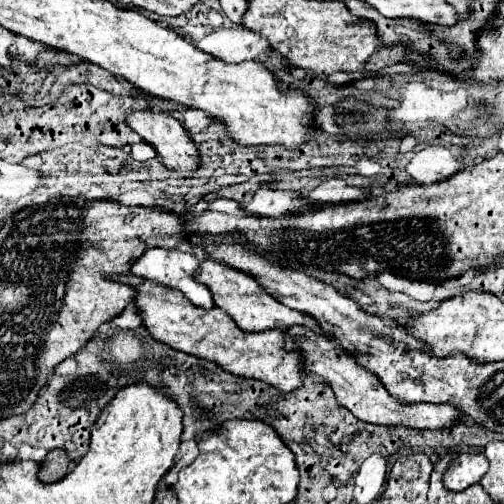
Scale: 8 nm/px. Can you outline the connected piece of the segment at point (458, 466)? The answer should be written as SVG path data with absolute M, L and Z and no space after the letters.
M457 454L443 474L443 486L451 490L461 490L461 484L471 486L481 480L489 464L483 454Z

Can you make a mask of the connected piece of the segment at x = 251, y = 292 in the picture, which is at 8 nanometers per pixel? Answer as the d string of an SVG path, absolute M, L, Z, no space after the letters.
M205 260L199 268L199 282L207 284L207 288L211 288L213 300L219 308L223 308L243 332L265 332L265 330L289 330L293 326L305 326L311 332L325 336L325 338L333 338L331 332L323 332L323 328L317 324L317 320L305 312L299 310L291 310L285 304L281 304L277 298L273 298L253 276L247 276L247 272L235 270L231 266L225 266L217 260Z

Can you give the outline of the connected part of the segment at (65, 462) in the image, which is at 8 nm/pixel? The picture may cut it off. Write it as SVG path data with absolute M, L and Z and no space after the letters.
M55 448L55 450L51 450L51 452L45 456L45 460L41 462L41 468L39 468L39 474L37 474L37 476L39 476L41 482L43 482L43 480L61 480L61 478L69 472L71 466L73 466L73 464L71 464L67 452Z

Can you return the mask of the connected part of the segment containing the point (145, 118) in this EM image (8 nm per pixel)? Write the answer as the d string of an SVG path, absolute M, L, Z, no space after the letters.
M131 110L127 112L127 124L145 140L149 142L157 154L163 158L163 164L167 168L183 172L183 176L191 176L191 170L197 168L197 148L191 140L189 132L181 126L179 120L175 120L169 112L153 112L153 110Z

